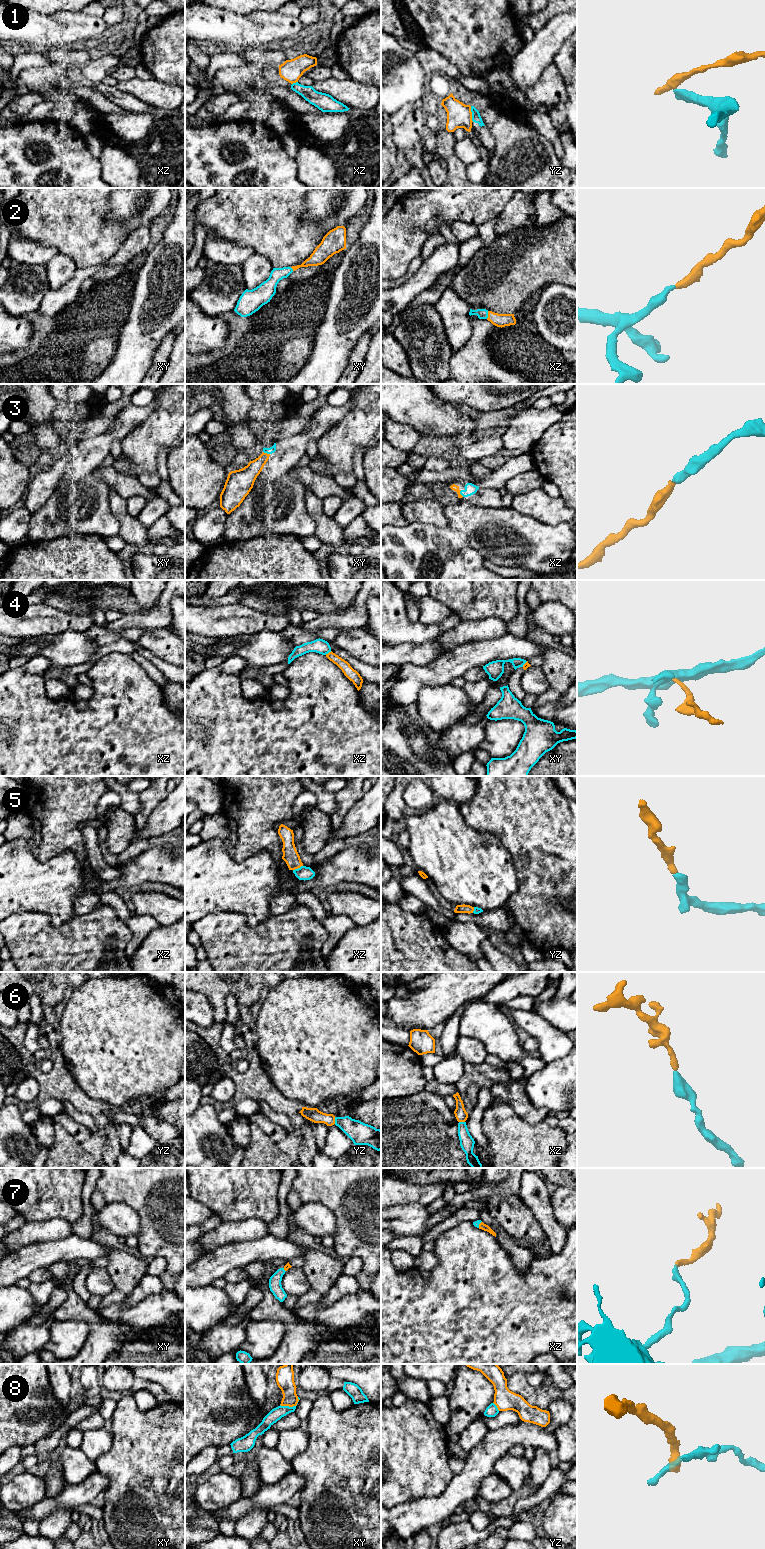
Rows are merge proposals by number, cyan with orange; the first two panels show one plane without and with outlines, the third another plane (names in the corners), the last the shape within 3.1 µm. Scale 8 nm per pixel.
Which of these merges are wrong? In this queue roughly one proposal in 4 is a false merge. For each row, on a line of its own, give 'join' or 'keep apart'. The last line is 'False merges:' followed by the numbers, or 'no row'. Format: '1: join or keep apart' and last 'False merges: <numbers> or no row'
1: keep apart
2: join
3: join
4: keep apart
5: join
6: join
7: join
8: keep apart
False merges: 1, 4, 8

